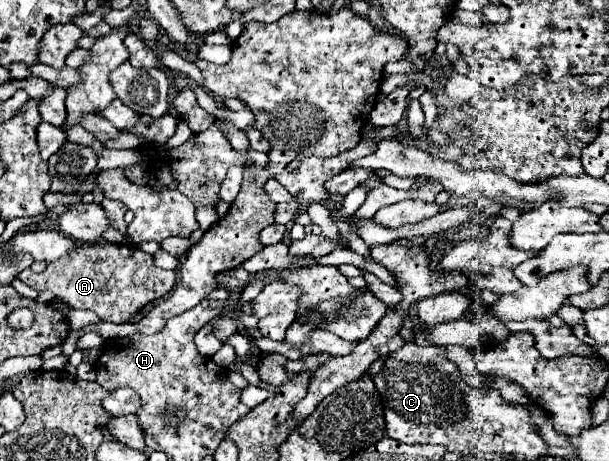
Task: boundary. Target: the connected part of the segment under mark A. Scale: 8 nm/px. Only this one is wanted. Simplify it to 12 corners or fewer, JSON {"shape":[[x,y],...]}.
{"shape":[[96,241],[18,279],[70,309],[126,323],[176,271]]}

